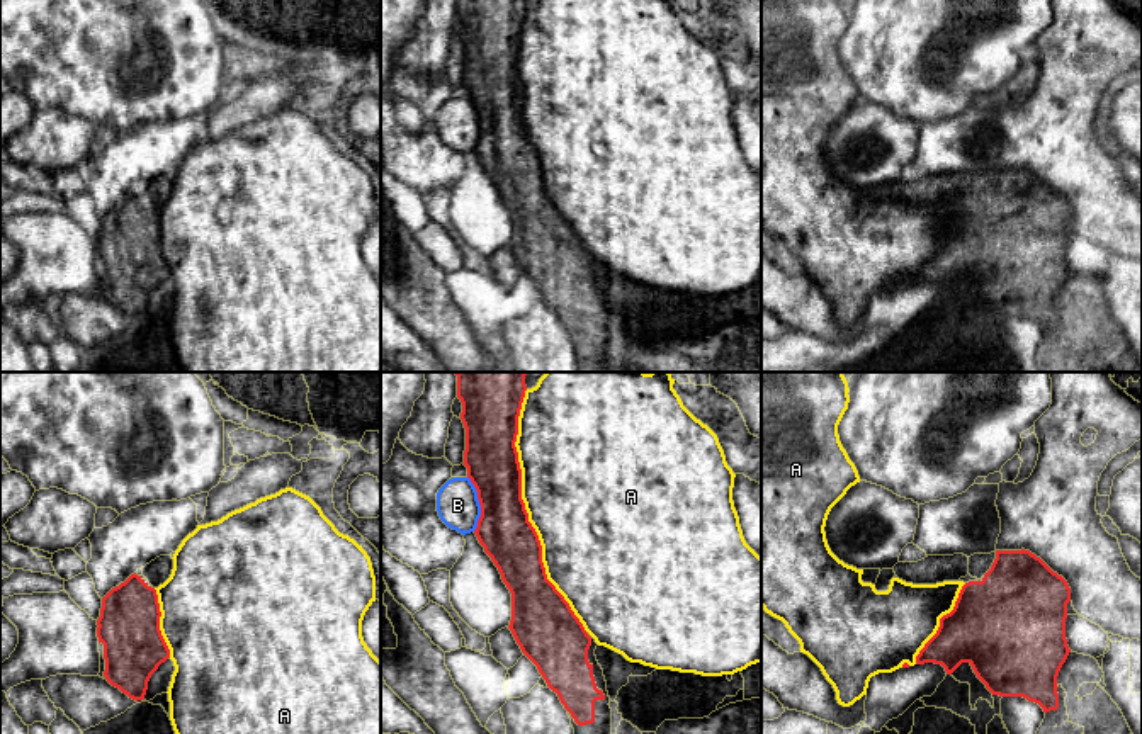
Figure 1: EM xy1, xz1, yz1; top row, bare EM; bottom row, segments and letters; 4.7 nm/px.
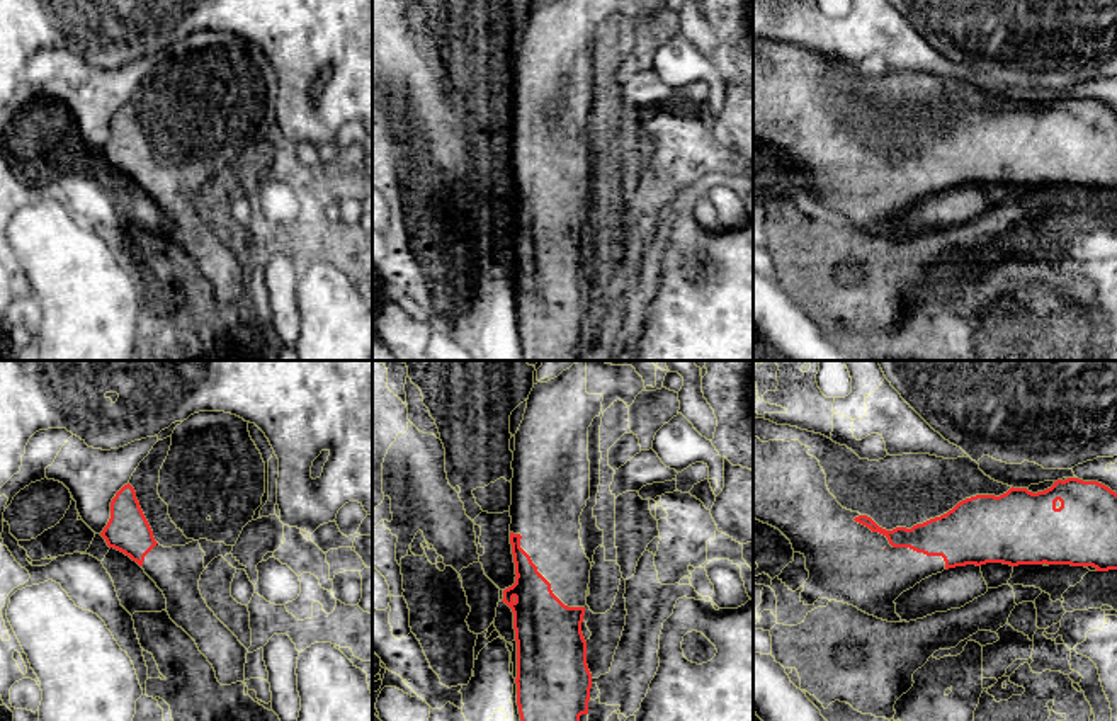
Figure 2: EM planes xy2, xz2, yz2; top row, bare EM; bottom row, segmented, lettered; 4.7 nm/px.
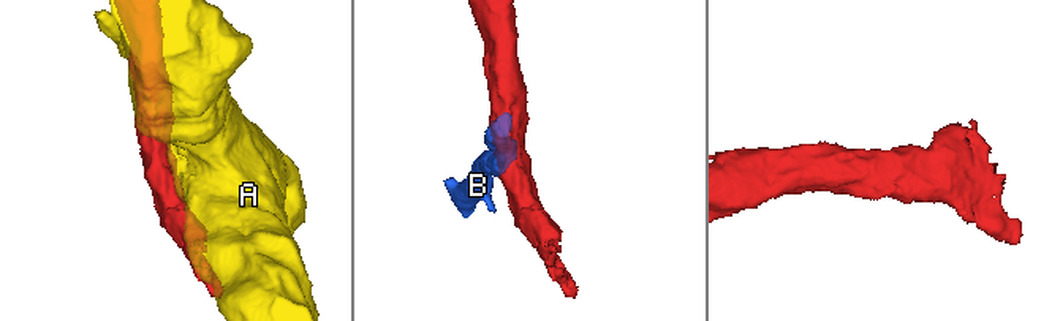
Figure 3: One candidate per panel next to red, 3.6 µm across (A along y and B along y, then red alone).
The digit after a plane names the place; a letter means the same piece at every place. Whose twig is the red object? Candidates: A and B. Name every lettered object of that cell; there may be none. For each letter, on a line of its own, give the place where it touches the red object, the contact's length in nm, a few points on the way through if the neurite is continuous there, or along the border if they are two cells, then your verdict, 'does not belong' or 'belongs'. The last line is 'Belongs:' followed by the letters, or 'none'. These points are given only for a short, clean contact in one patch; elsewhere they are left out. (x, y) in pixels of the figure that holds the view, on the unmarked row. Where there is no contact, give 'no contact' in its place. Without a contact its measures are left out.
A: xz1 (525, 131) | 1200 nm | does not belong
B: xz1 (480, 123) | 260 nm | along xz1 (468, 95), (480, 124), (480, 138), (474, 150) | does not belong
Belongs: none

